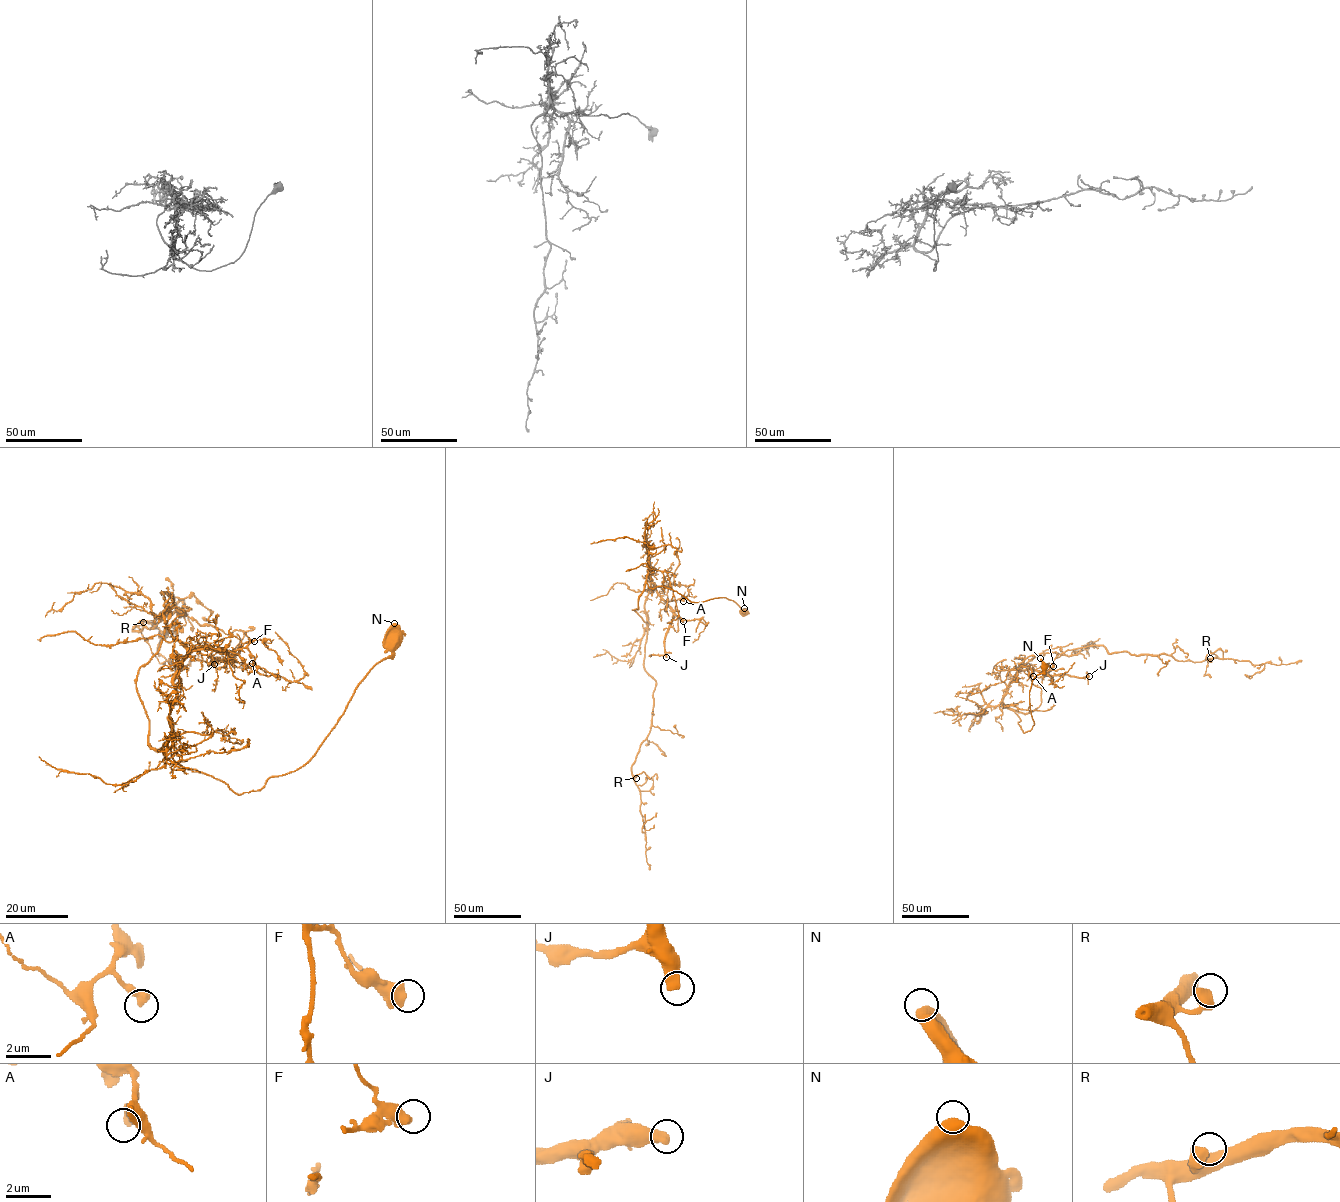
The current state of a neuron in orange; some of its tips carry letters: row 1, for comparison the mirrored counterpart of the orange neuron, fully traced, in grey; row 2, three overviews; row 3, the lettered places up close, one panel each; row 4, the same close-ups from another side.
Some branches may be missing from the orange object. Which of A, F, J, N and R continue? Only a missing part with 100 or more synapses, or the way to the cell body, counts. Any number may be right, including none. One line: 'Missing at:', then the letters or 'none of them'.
Missing at: J

